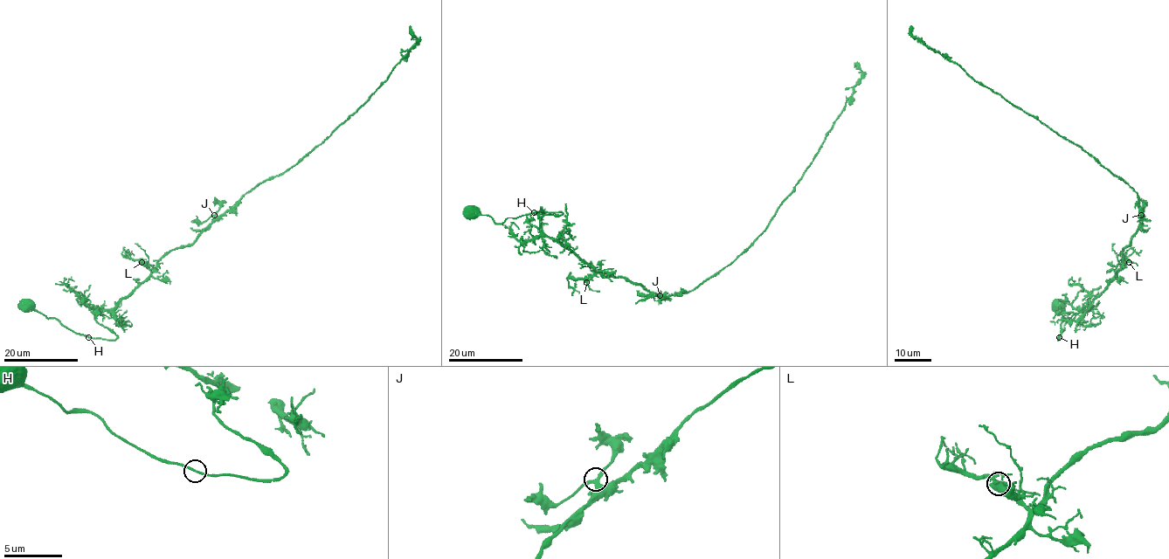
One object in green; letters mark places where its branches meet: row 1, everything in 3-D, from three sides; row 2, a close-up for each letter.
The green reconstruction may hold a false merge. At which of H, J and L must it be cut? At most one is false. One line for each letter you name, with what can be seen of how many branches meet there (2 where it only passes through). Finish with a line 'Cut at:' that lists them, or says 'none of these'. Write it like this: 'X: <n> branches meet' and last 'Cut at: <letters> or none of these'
Cut at: none of these

